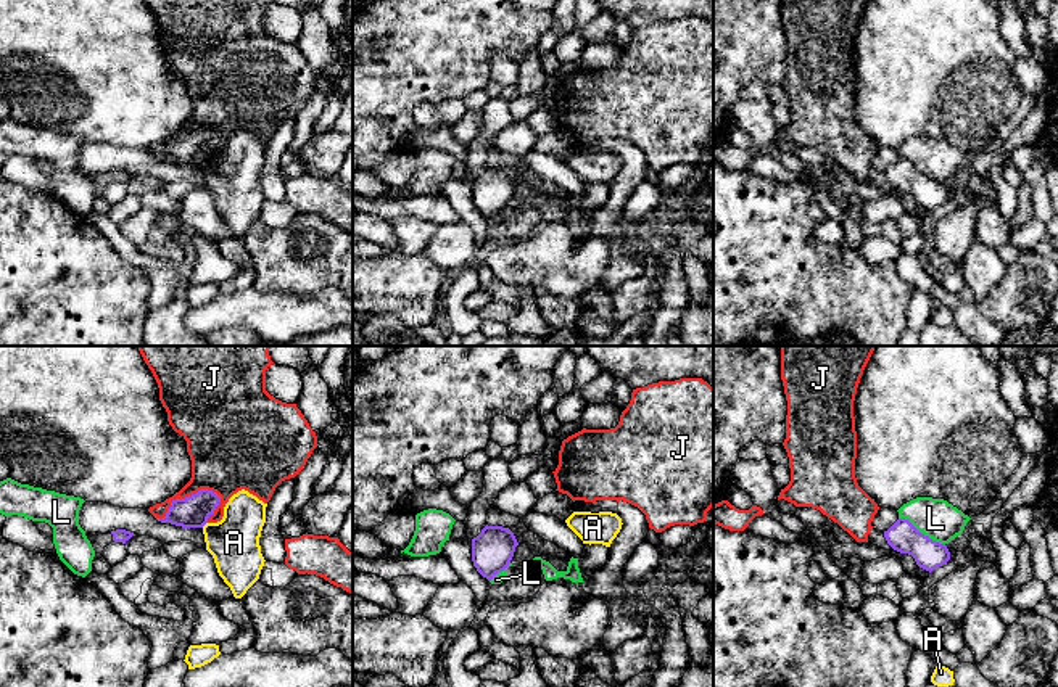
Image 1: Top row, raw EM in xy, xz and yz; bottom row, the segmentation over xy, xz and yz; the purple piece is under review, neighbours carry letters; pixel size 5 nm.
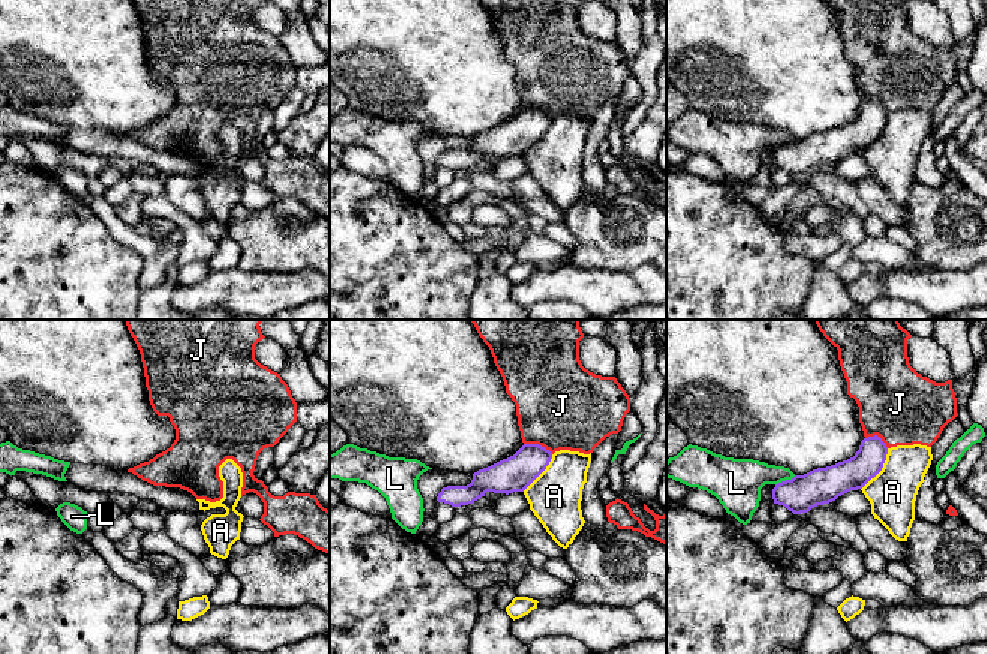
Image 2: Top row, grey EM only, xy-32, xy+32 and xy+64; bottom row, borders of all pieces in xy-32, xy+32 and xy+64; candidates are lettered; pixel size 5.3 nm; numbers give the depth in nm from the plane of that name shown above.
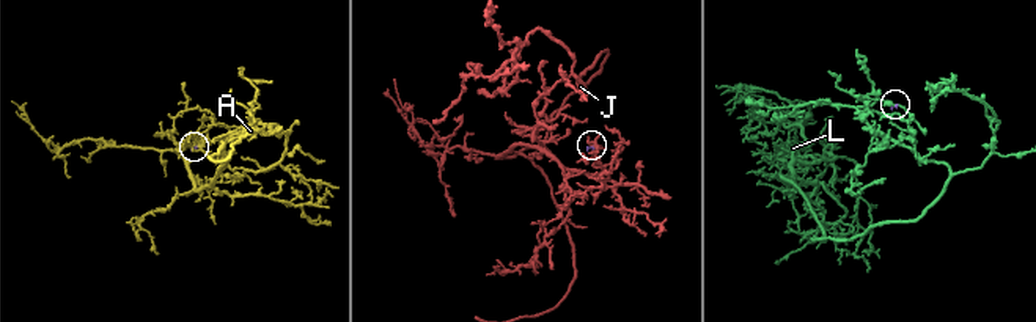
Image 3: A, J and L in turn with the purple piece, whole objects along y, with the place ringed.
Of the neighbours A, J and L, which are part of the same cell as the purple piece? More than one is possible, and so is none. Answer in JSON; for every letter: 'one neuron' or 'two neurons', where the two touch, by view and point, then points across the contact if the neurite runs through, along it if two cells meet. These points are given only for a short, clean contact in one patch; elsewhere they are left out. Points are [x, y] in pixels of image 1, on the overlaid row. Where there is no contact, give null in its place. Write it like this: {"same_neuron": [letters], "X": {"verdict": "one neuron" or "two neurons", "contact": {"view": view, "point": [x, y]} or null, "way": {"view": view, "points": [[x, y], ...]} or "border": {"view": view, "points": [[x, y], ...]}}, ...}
{"same_neuron": [], "A": {"verdict": "two neurons", "contact": {"view": "xy", "point": [203, 525]}}, "J": {"verdict": "two neurons", "contact": {"view": "xy", "point": [185, 497]}}, "L": {"verdict": "two neurons", "contact": {"view": "yz", "point": [921, 533]}}}

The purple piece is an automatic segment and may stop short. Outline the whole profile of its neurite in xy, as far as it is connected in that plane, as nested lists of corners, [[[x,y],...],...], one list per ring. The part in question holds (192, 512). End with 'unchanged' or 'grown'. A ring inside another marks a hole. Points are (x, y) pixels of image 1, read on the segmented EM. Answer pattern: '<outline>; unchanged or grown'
[[[201,489],[185,499],[172,500],[166,516],[156,520],[182,528],[203,528],[219,502],[221,497],[216,492]]]; unchanged

